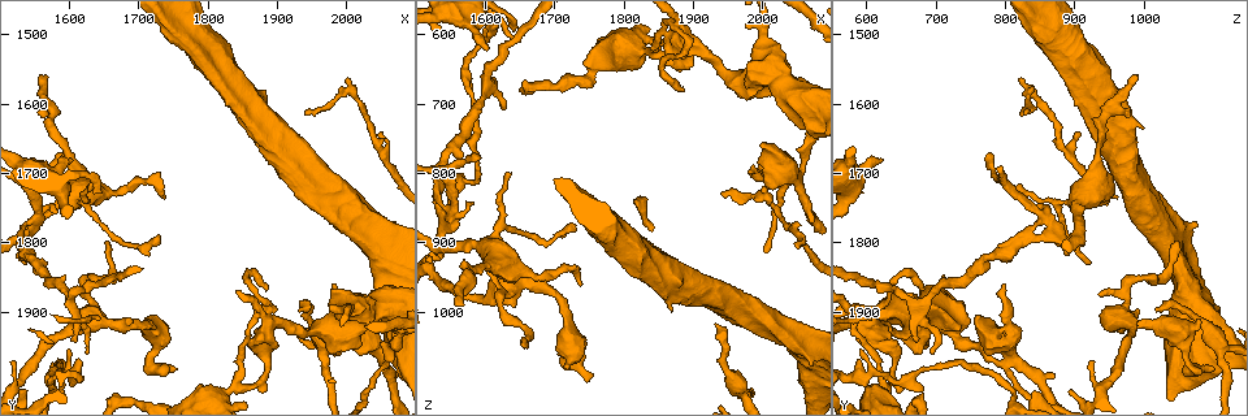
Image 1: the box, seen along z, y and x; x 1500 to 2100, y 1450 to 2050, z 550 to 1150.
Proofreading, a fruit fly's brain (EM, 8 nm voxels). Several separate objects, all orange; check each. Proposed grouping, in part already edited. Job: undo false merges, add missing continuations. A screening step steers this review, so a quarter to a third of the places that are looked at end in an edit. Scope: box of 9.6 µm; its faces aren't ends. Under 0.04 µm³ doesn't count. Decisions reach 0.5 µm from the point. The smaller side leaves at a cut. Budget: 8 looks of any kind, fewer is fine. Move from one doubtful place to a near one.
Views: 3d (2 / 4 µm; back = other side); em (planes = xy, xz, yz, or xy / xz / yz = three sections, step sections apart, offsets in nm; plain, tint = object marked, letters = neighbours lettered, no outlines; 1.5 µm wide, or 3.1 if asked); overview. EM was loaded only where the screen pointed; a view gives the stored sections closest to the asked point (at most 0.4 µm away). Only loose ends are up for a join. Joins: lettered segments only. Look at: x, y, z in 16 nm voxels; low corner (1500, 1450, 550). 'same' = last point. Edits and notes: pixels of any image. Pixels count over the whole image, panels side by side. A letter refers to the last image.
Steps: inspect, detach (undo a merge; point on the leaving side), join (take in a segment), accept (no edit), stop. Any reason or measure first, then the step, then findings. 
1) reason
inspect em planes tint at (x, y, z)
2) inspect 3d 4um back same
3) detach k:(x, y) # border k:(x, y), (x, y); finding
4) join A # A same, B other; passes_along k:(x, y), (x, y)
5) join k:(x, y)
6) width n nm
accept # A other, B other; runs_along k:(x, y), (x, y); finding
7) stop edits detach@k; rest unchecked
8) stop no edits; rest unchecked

free end
inspect 3d 4um back at (1930, 1895, 1020)

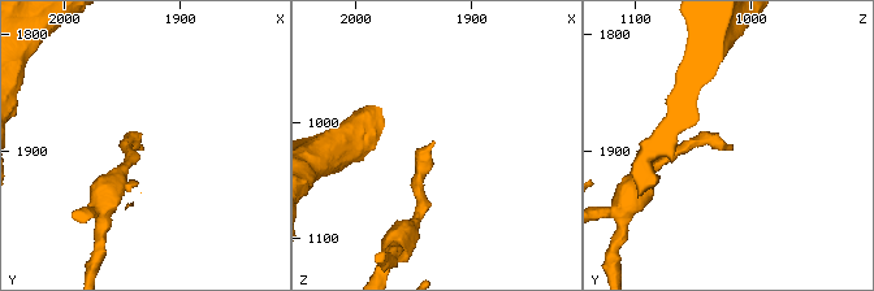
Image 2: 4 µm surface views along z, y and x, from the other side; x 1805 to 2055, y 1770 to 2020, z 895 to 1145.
inspect em planes tint at (1932, 1900, 1016)

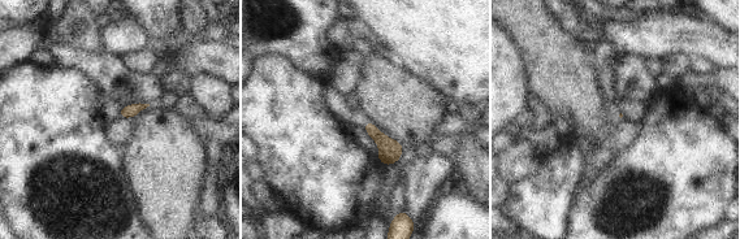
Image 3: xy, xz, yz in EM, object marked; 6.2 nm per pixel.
inspect em planes letters same

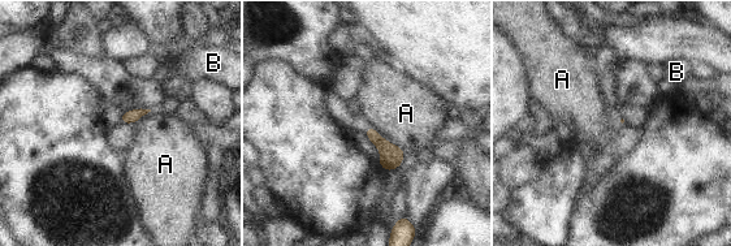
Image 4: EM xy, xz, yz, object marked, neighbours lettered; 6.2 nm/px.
accept # A other, B other; border 4:(370, 125), (385, 139), (406, 151); no lettered segment goes on from it

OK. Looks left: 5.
thin neck
inspect em planes letters at (1835, 2010, 620)

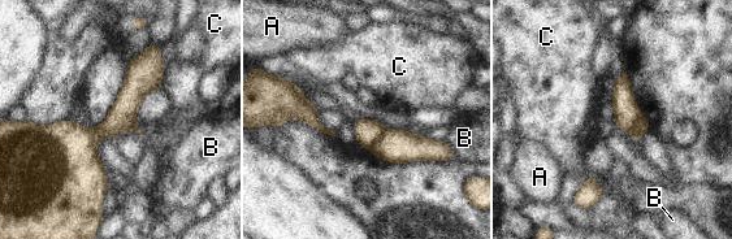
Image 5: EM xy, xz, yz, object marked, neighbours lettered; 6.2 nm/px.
detach 5:(394, 146) # A other, B other, C other; border 5:(385, 127), (381, 137), (368, 150); two cells meet here

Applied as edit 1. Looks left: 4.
tapers out
inspect 3d 2um at (1655, 1795, 1045)

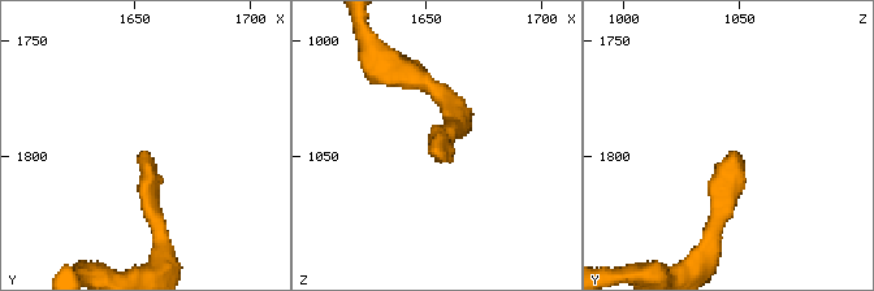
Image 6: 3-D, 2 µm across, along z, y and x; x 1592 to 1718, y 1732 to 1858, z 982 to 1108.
inspect em planes letters at (1655, 1796, 1046)

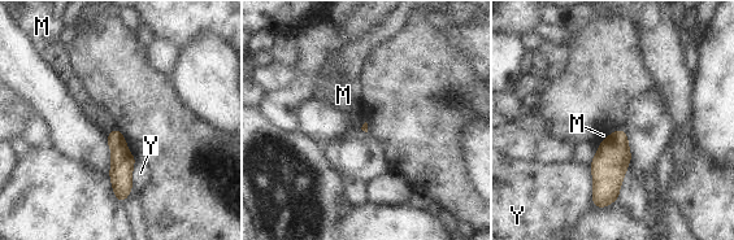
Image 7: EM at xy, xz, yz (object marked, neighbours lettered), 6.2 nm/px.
accept # M other, Y other; none of them fits

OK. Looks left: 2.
stop edits detach@5; rest unchecked

